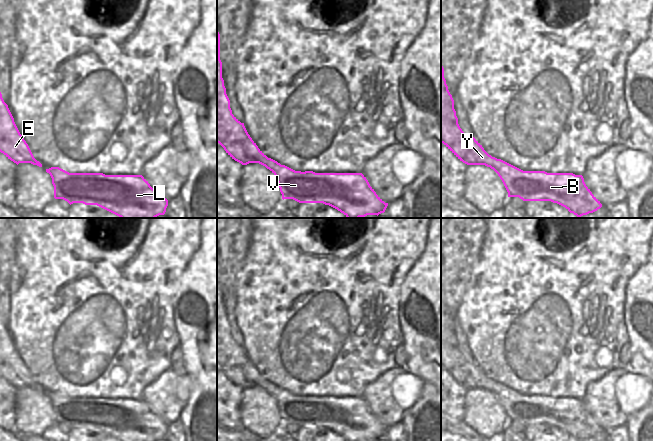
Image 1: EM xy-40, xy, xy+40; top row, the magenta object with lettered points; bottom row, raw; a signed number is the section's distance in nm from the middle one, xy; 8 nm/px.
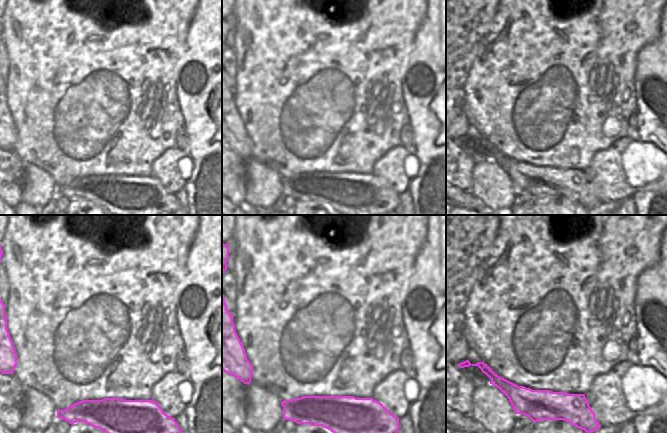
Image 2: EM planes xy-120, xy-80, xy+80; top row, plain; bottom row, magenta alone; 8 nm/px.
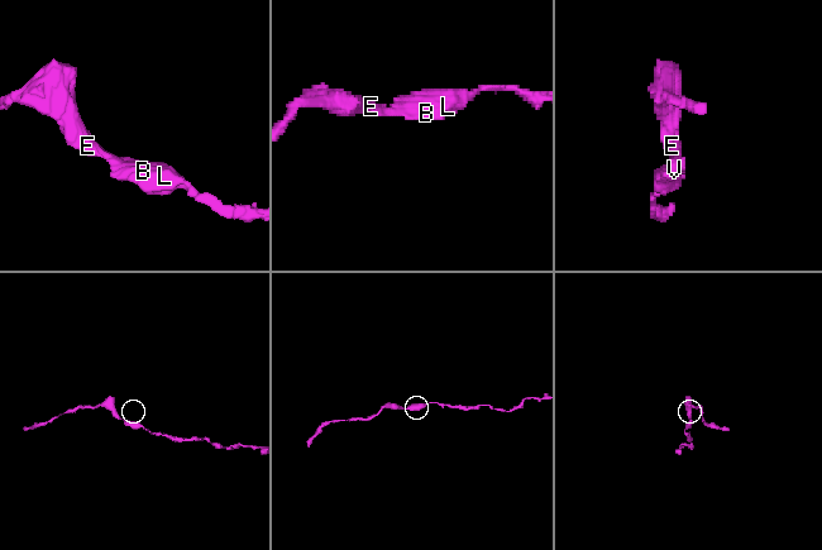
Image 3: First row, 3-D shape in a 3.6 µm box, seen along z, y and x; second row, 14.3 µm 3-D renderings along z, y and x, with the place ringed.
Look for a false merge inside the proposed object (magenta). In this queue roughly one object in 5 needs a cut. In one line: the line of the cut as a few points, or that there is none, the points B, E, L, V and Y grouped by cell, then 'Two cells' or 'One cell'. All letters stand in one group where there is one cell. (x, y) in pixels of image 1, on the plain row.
No split. Groups: B E L V Y. One cell.

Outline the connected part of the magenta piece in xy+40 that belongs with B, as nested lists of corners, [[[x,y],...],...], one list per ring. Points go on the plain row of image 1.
[[[441,284],[441,367],[460,385],[467,389],[485,389],[493,393],[502,404],[508,421],[519,421],[523,425],[551,425],[565,431],[577,441],[593,437],[602,431],[600,425],[586,410],[582,399],[573,397],[547,397],[545,395],[523,395],[501,383],[489,379],[474,362],[467,361],[458,348],[454,324],[444,302]]]

